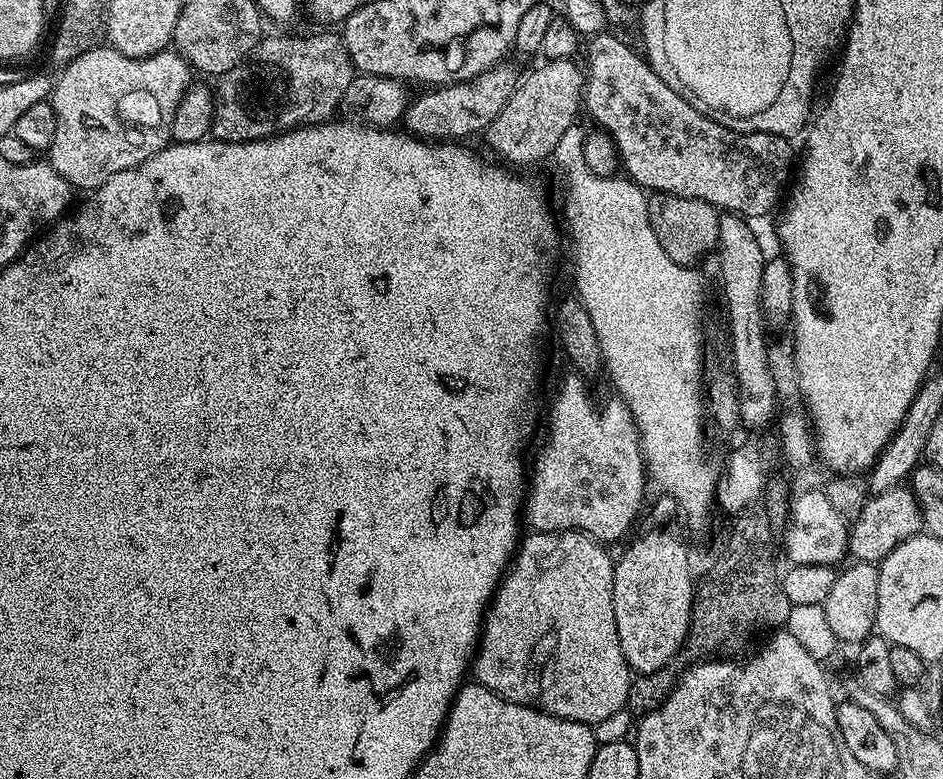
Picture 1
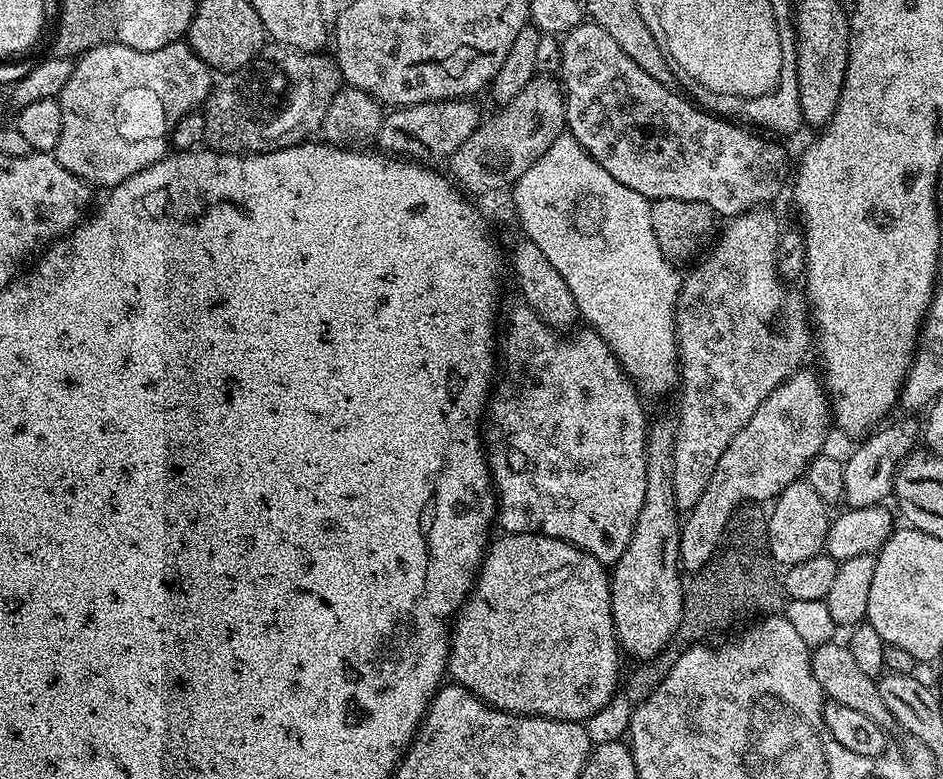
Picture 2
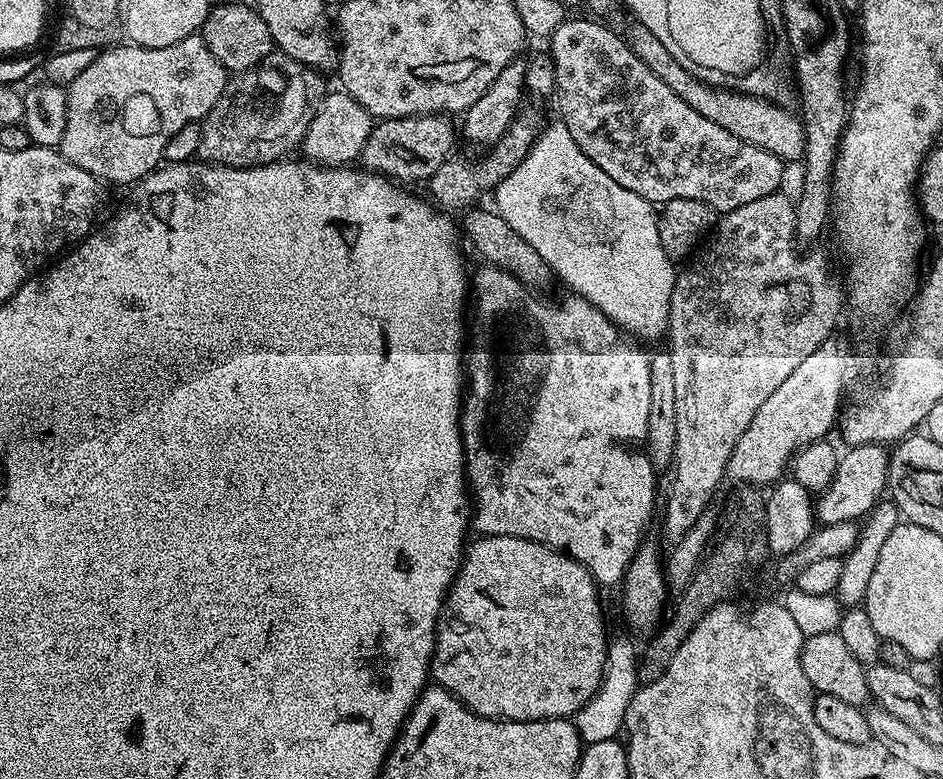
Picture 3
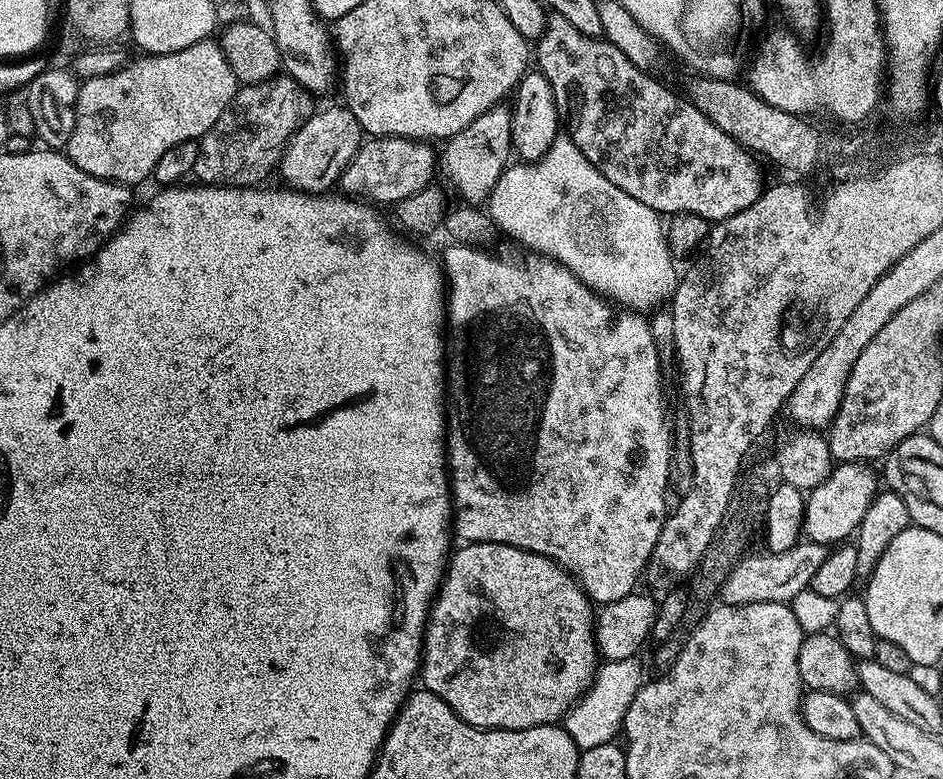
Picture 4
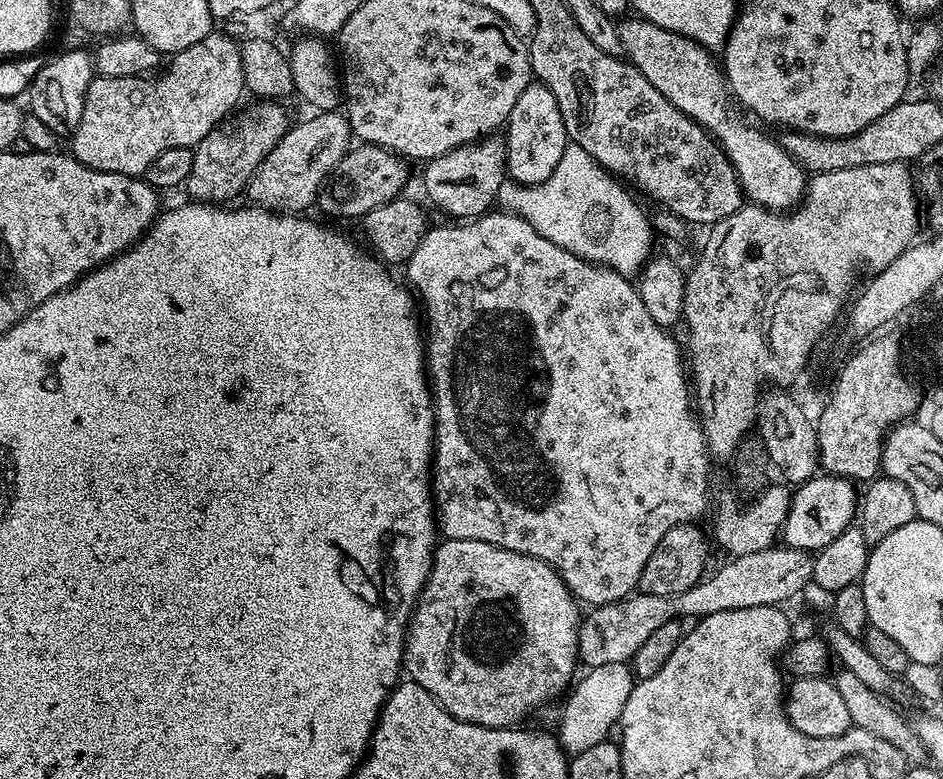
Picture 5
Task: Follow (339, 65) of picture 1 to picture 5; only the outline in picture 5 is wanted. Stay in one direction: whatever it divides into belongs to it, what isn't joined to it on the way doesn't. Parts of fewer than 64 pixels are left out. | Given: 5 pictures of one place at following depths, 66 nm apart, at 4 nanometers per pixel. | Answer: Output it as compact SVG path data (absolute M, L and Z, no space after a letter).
M256 102L243 118L235 124L225 123L212 129L194 149L194 166L186 185L193 201L201 204L223 205L231 196L245 191L252 175L260 169L260 164L274 150L274 146L288 132L290 119L284 113L285 105L280 102Z

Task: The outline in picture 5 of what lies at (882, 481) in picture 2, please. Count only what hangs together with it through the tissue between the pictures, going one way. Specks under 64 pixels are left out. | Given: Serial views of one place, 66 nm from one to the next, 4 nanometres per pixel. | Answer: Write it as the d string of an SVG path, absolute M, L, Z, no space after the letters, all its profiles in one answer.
M817 474L792 492L790 510L786 514L782 540L789 548L797 548L809 554L830 546L834 538L853 527L858 516L858 488L843 476Z

